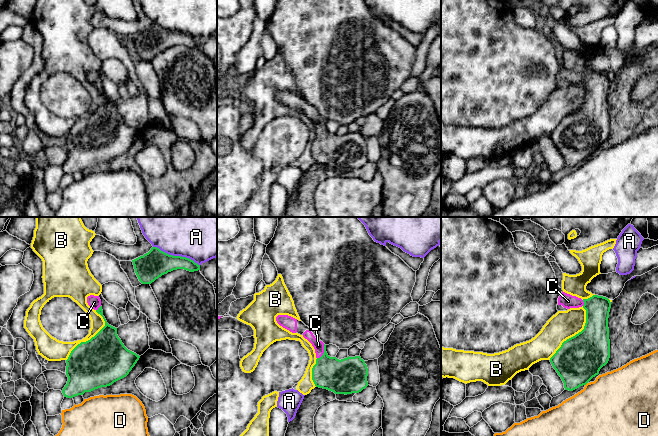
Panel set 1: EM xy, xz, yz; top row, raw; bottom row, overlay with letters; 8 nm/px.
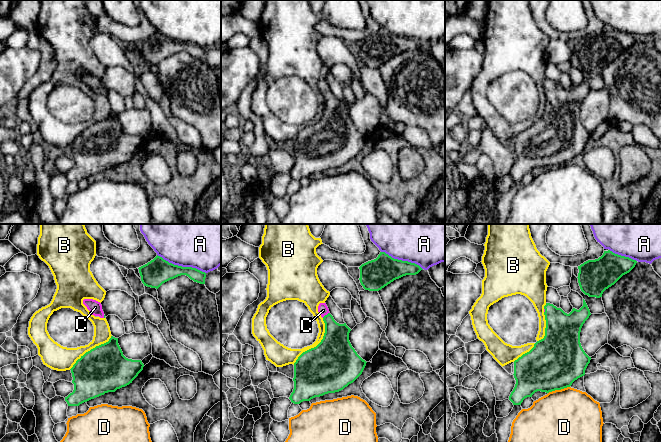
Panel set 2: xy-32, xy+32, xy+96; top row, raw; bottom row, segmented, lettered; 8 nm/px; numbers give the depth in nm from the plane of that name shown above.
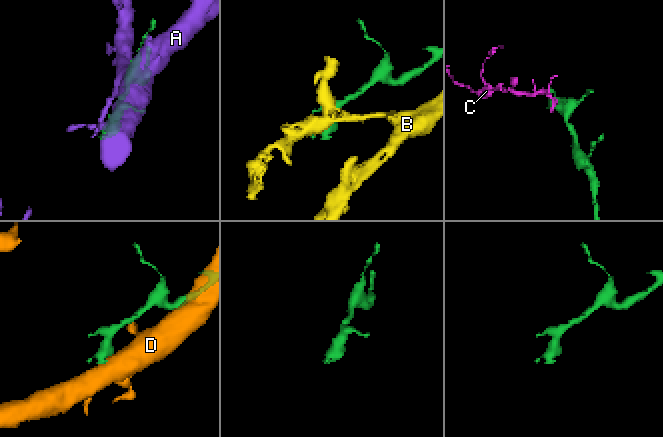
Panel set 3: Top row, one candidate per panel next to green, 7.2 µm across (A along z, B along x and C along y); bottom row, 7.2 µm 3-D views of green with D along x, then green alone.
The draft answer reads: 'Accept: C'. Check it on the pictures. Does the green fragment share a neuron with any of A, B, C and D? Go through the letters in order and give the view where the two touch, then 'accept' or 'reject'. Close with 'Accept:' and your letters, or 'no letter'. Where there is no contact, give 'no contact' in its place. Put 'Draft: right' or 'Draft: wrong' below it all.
A: xy | reject
B: yz | reject
C: xz | accept
D: yz | reject
Accept: C
Draft: right

